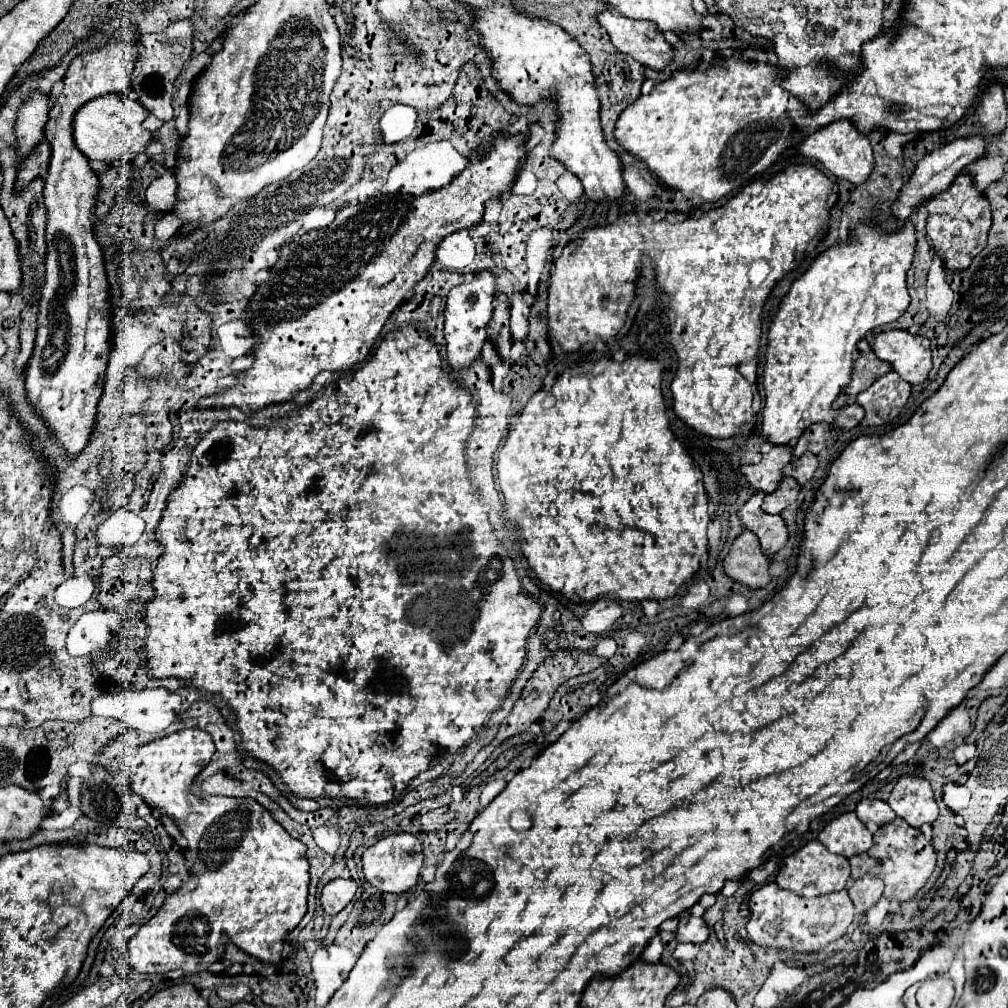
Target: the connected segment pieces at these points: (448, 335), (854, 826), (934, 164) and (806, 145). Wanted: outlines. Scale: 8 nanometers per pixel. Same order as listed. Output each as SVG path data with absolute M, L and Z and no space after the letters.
M489 272L477 274L471 282L455 286L447 296L445 308L445 340L447 340L447 360L453 372L467 370L481 356L485 344L485 326L493 312L493 292L495 278Z
M845 812L833 818L817 836L817 840L827 846L829 852L851 858L855 854L863 854L871 848L873 836L867 826L857 818L855 812Z
M973 136L973 138L959 138L959 140L953 140L951 144L939 148L939 150L933 150L931 154L927 154L915 168L911 180L901 188L901 194L899 198L895 200L893 204L893 214L901 220L909 218L913 214L913 210L921 204L921 200L929 200L933 196L937 196L941 190L947 190L947 186L957 178L957 174L969 166L971 162L975 162L979 156L983 156L985 152L985 142L981 136Z
M839 120L839 122L831 122L829 126L823 126L821 130L799 140L795 144L795 150L803 152L805 158L813 158L821 162L837 178L845 178L853 184L865 182L873 170L873 150L869 138L863 132L859 132L857 126L849 120Z

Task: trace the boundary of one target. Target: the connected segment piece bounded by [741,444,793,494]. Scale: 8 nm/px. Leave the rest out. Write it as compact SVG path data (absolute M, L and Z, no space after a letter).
M779 444L779 446L773 446L771 452L763 454L759 464L743 466L741 472L747 476L747 480L755 490L769 494L781 482L783 468L791 462L791 458L793 458L793 448L789 444Z

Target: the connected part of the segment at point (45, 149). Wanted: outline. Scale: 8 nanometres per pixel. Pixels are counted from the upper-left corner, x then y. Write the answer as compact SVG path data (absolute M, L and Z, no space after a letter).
M43 140L35 148L35 152L25 160L25 166L21 166L15 188L27 186L31 182L31 178L41 178L49 170L49 160L51 160L51 146L47 140Z

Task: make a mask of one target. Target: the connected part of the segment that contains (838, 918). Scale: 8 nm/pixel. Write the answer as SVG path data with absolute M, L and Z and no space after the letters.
M765 884L749 898L749 940L765 950L795 950L795 952L817 952L831 942L845 936L847 928L855 918L855 906L847 890L831 892L825 896L805 898L791 890L783 890L775 884Z

